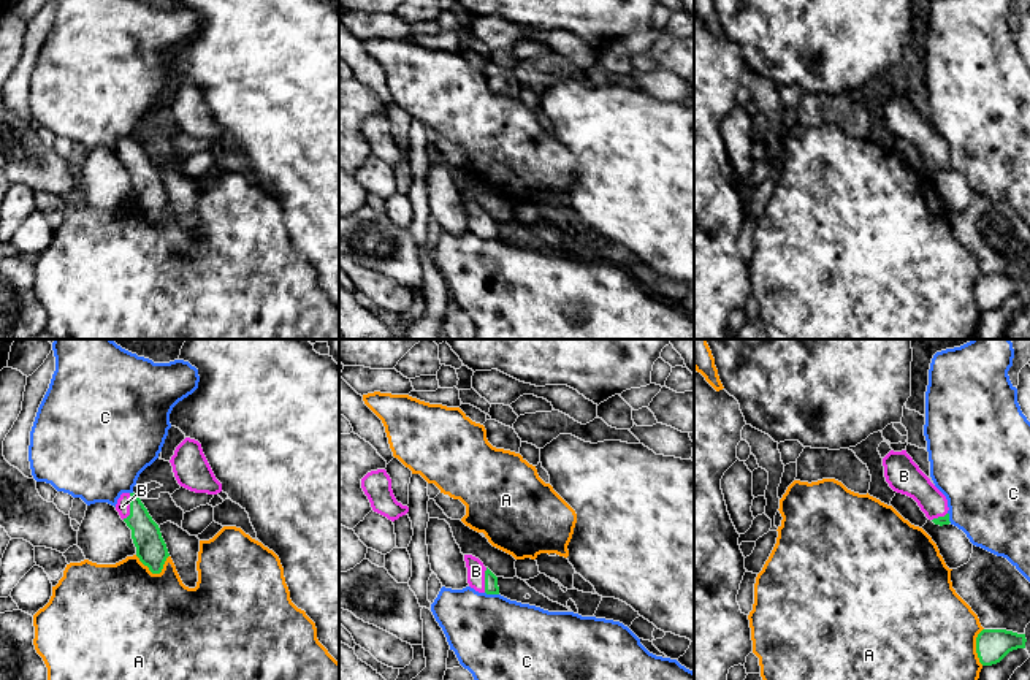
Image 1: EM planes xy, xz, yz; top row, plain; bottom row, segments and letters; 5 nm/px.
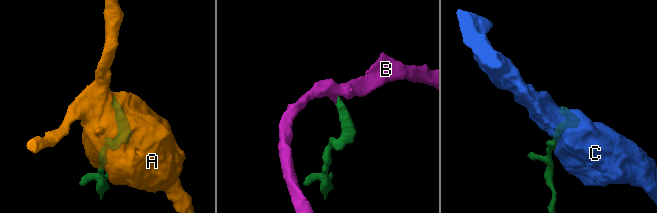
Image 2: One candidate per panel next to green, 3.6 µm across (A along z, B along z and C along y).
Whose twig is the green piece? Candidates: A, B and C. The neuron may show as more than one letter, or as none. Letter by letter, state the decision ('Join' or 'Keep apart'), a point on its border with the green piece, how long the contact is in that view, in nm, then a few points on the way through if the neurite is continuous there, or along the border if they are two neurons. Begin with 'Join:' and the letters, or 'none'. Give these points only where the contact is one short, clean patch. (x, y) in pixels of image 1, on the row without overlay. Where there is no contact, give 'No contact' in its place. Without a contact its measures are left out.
Join: B
A: Keep apart. Touches green at xy (156, 217). Shared border 180 nm
B: Join. Touches green at xy (130, 152). Shared border 140 nm. Path across: xy (151, 194), (146, 178), (130, 152), (122, 151)
C: Keep apart. Touches green at xz (492, 238). Shared border 70 nm. Boundary: xz (485, 236), (498, 240)

